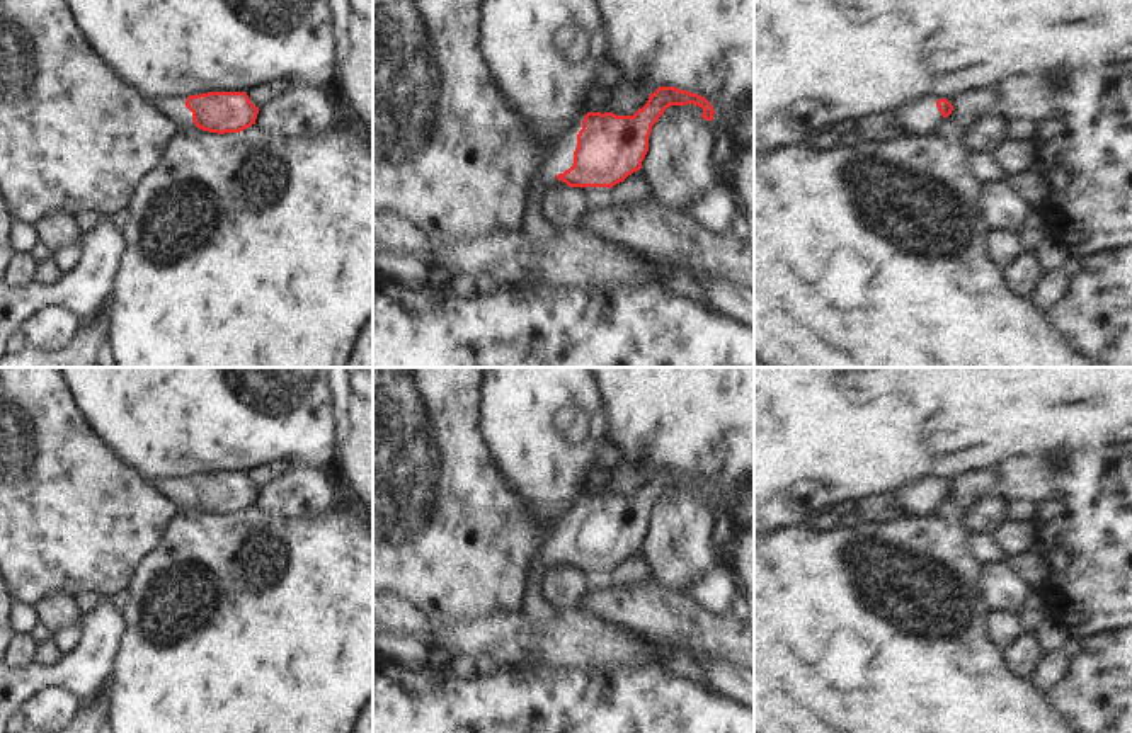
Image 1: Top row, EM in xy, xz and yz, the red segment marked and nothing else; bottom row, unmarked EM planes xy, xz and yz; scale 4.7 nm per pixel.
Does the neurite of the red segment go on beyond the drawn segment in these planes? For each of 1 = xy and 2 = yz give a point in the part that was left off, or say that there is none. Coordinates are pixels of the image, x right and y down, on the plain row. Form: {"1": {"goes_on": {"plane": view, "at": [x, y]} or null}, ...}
{"1": {"goes_on": {"plane": "xy", "at": [172, 488]}}, "2": {"goes_on": {"plane": "yz", "at": [920, 499]}}}

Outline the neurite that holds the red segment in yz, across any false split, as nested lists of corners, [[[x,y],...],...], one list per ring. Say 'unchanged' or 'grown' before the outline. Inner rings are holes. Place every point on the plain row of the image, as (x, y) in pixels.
grown | [[[928,474],[897,488],[892,497],[906,517],[926,517],[952,495],[953,485],[948,478]]]

